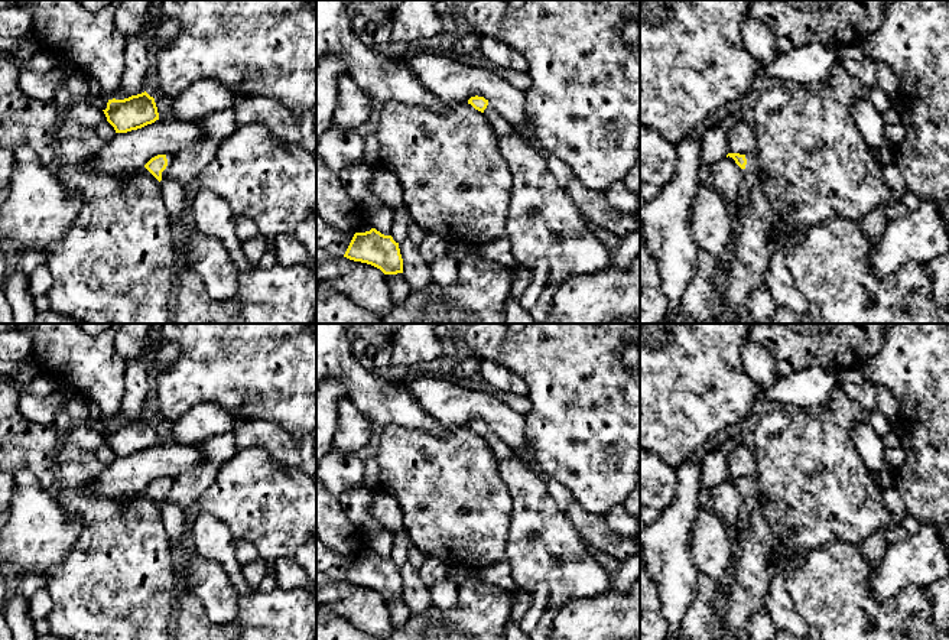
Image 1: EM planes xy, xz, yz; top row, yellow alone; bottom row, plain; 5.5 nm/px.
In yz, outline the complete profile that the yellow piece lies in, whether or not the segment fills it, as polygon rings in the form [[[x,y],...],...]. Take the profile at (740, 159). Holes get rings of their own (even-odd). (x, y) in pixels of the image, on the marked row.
[[[728,153],[727,157],[728,156],[732,157],[744,172],[744,182],[738,191],[735,202],[737,205],[748,205],[751,202],[753,189],[763,181],[761,170],[757,163],[757,153]]]

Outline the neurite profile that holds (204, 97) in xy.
[[[205,78],[191,84],[173,100],[173,114],[179,121],[199,121],[201,118],[233,107],[235,94],[220,81]]]

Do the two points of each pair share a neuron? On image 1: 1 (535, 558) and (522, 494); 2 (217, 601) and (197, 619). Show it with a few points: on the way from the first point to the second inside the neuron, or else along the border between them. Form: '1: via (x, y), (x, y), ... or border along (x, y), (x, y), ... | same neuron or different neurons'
1: via (529, 542), (526, 539), (526, 513), (523, 510) | same neuron
2: border along (179, 588), (189, 590), (213, 621), (234, 623) | different neurons

